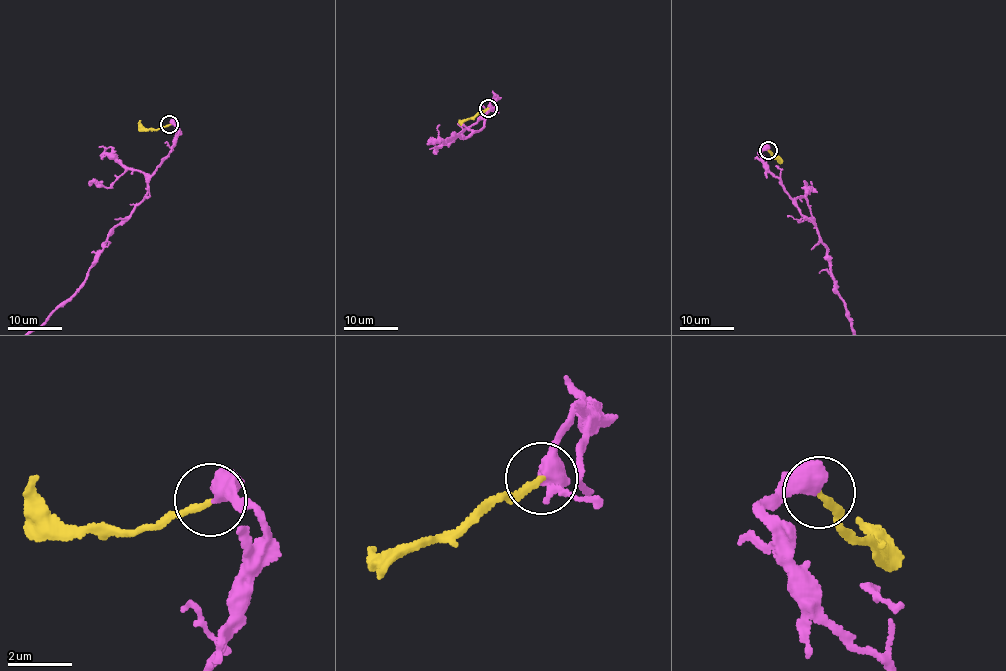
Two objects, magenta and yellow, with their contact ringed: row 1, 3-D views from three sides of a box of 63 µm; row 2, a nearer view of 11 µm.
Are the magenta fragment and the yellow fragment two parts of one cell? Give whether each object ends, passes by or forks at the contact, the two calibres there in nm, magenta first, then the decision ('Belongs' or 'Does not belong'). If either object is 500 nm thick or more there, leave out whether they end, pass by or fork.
Thickness 600 nm (magenta) against 200 nm. Belongs

